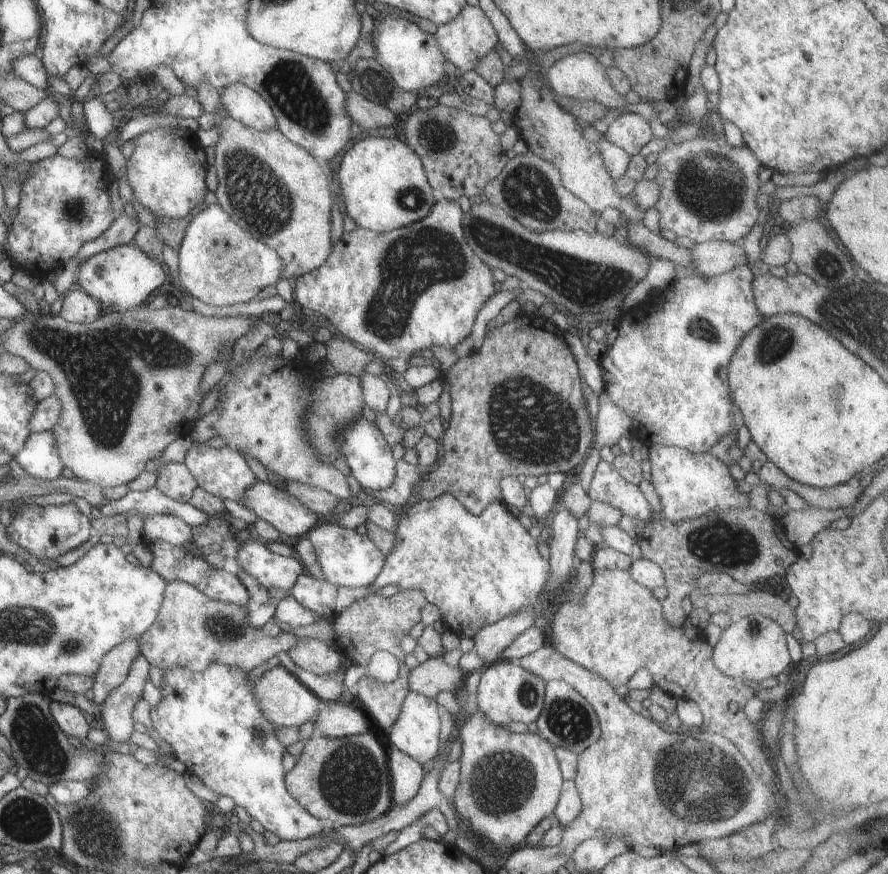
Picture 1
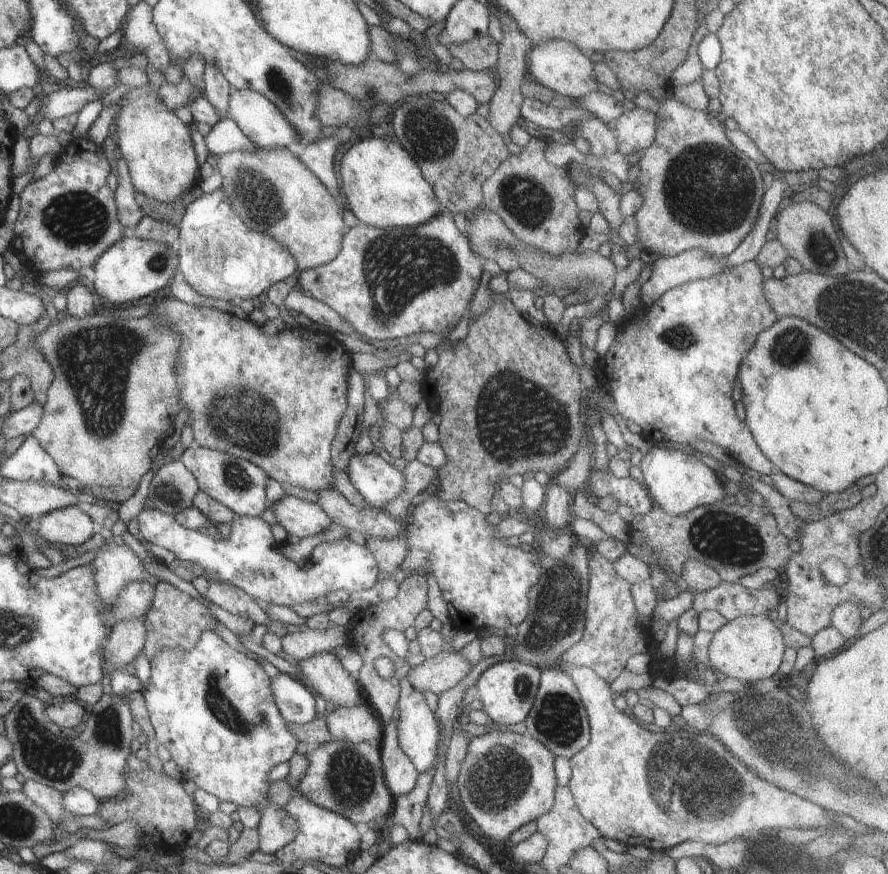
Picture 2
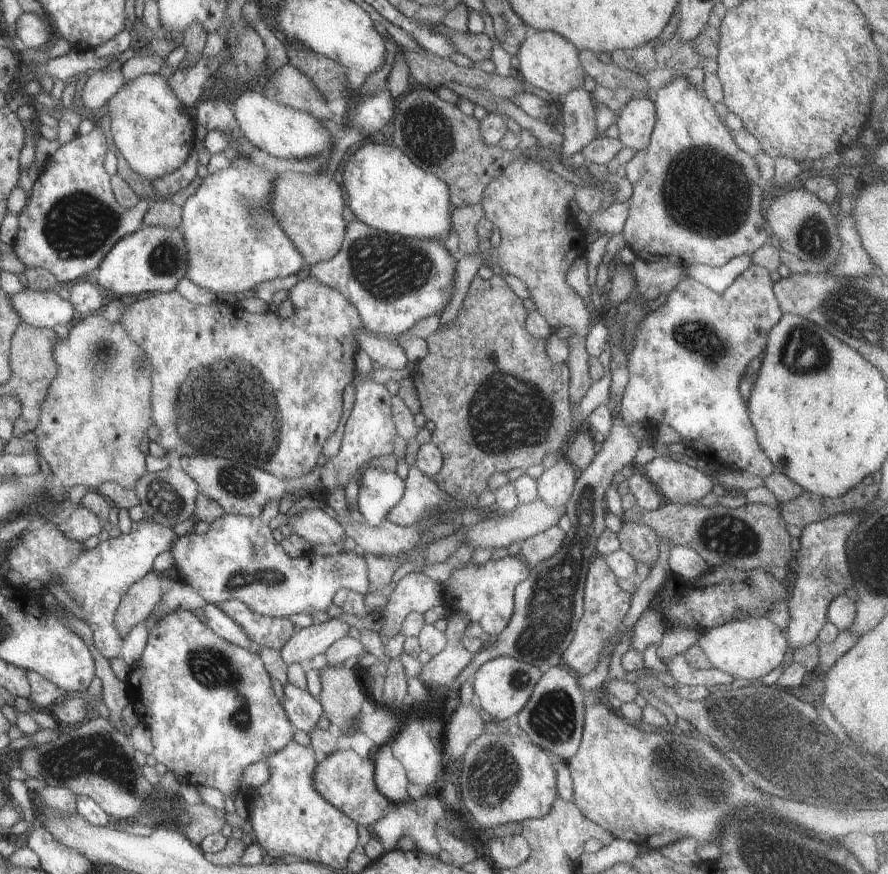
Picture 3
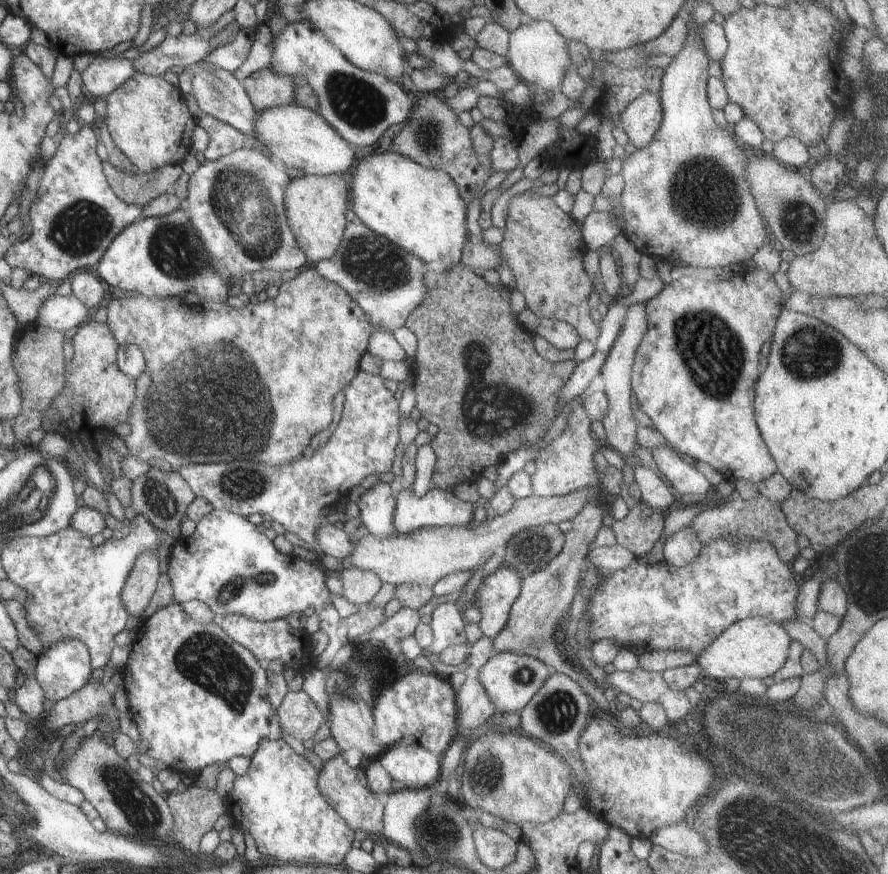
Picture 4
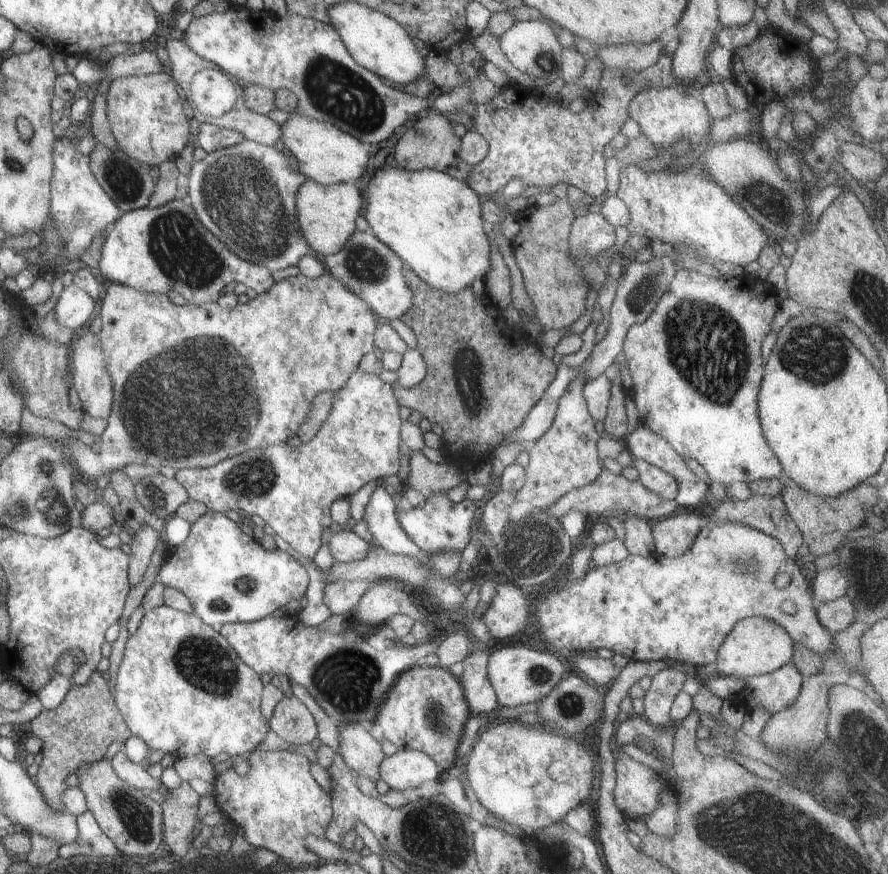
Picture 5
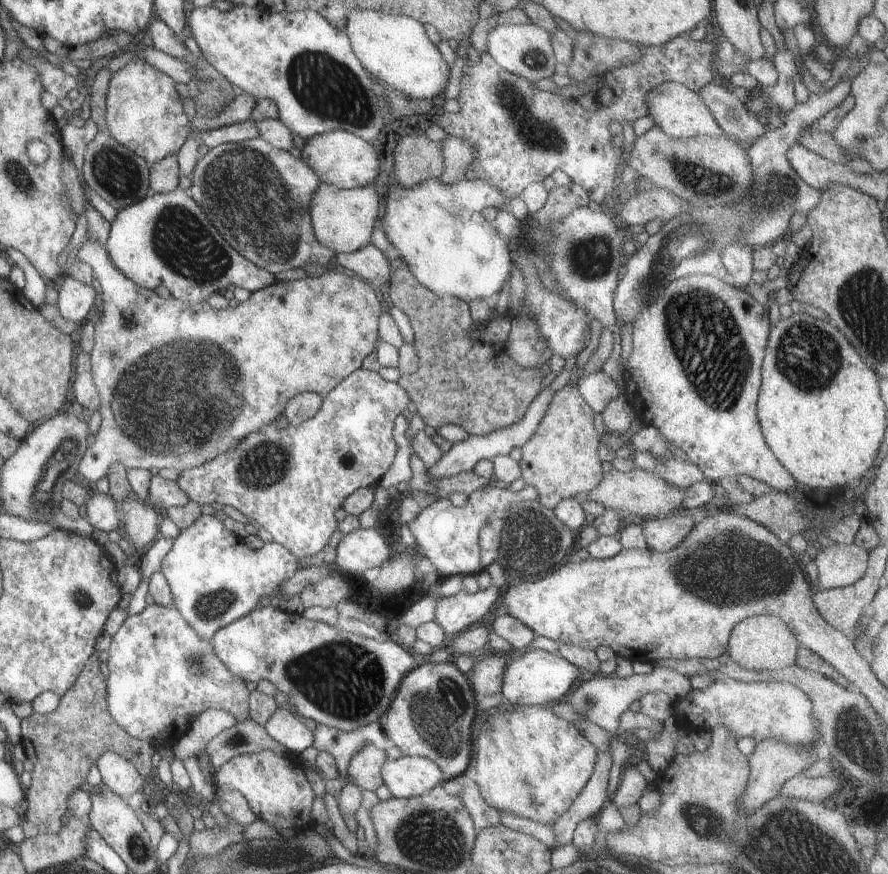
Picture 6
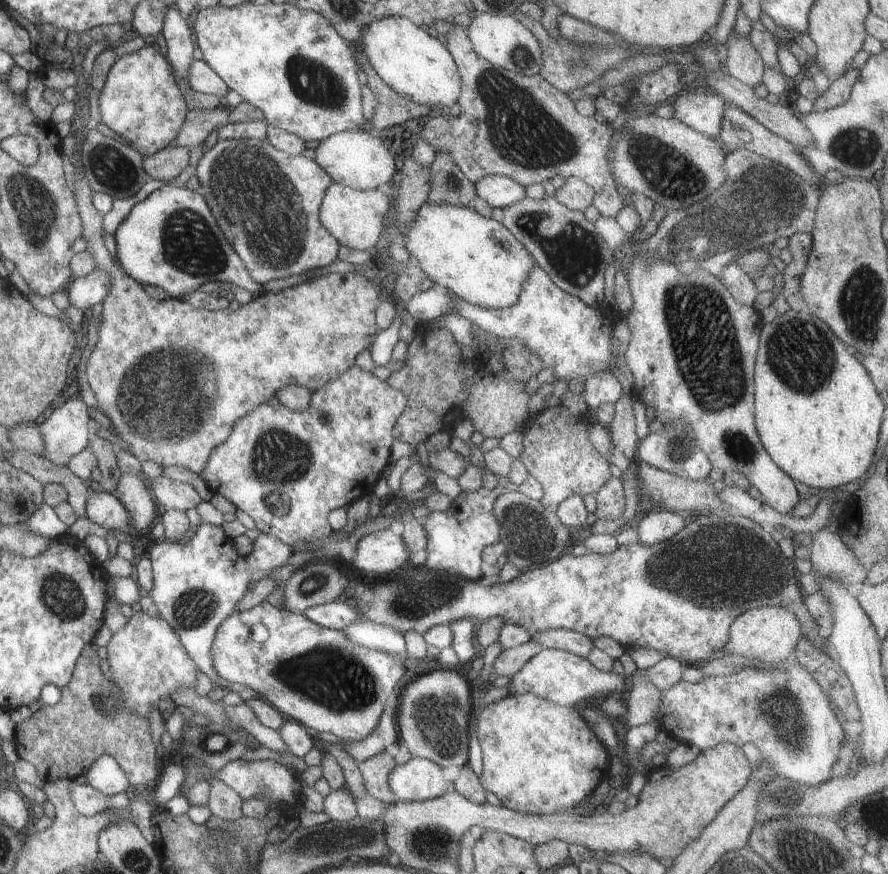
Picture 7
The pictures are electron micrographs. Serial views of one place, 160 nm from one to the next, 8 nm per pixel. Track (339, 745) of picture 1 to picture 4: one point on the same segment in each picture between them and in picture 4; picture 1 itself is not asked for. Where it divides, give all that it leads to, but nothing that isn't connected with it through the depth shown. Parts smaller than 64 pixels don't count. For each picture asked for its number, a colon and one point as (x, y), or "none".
2: (343, 777)
3: (345, 780)
4: (345, 789)

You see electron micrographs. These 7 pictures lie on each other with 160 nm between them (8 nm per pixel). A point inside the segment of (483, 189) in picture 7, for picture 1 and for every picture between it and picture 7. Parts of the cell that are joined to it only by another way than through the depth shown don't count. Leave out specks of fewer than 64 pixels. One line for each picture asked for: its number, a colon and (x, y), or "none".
1: (383, 186)
2: (384, 188)
3: (385, 190)
4: (420, 210)
5: (432, 222)
6: (438, 229)

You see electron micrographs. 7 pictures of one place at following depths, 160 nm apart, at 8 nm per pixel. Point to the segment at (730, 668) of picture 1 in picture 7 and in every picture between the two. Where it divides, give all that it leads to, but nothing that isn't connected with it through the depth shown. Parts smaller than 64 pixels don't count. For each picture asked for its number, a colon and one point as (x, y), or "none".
2: (750, 648)
3: (747, 649)
4: (756, 648)
5: (756, 646)
6: (763, 642)
7: (768, 635)

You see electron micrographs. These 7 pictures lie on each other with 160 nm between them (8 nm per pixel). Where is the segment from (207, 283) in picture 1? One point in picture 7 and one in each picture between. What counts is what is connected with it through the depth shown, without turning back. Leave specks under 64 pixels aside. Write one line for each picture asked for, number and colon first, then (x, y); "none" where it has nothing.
2: (220, 259)
3: (234, 242)
4: (236, 203)
5: (249, 190)
6: (257, 196)
7: (266, 202)

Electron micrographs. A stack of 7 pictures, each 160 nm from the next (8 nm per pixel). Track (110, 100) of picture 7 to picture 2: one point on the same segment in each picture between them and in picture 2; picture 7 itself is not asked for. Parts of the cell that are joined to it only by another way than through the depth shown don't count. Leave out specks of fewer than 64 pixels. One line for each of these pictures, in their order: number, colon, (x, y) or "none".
2: (156, 146)
3: (151, 131)
4: (147, 120)
5: (146, 117)
6: (144, 114)

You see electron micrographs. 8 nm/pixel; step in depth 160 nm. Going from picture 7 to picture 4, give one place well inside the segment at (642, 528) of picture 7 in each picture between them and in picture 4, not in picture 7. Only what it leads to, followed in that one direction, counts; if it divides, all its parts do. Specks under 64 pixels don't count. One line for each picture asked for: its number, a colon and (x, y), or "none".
4: (681, 548)
5: (673, 535)
6: (662, 535)

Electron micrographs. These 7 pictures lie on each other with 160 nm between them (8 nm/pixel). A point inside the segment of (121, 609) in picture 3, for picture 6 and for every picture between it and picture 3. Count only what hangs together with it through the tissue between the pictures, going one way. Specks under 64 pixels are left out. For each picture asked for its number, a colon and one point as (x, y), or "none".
4: (140, 586)
5: (145, 540)
6: (141, 523)

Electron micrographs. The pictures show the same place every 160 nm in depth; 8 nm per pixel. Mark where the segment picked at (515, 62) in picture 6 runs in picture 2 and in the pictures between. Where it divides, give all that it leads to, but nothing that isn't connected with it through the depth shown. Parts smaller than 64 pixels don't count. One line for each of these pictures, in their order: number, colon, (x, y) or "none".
2: (560, 66)
3: (549, 62)
4: (538, 54)
5: (531, 46)

